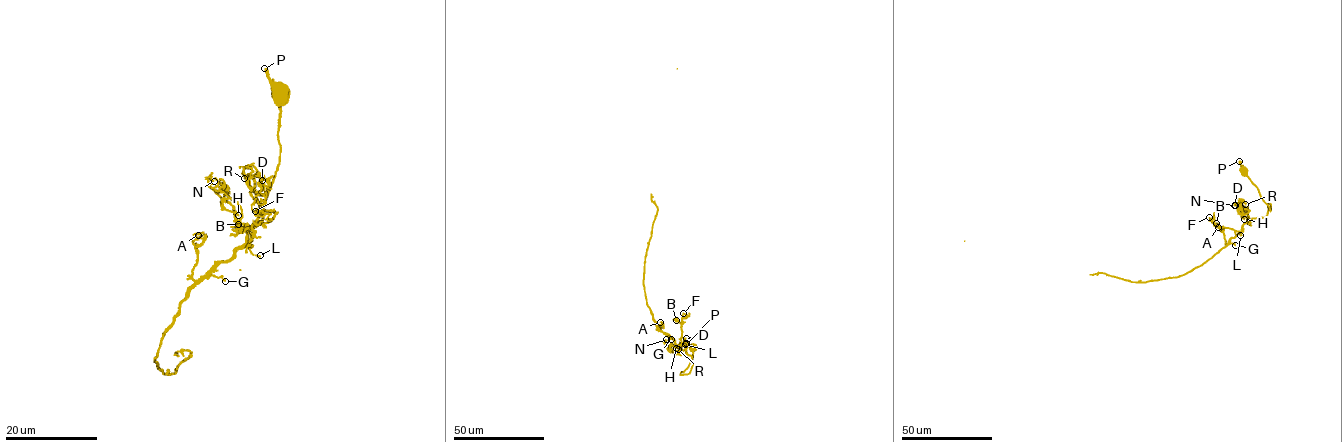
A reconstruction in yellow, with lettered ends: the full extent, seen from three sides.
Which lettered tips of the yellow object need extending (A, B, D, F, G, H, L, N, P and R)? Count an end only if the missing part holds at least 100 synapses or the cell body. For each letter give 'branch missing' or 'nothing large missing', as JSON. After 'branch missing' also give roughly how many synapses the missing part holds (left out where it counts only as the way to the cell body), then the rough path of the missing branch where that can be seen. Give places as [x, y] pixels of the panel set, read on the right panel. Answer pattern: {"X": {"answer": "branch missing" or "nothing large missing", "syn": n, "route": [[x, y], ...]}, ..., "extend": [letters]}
{"A": {"answer": "nothing large missing"}, "B": {"answer": "nothing large missing"}, "D": {"answer": "nothing large missing"}, "F": {"answer": "nothing large missing"}, "G": {"answer": "nothing large missing"}, "H": {"answer": "nothing large missing"}, "L": {"answer": "nothing large missing"}, "N": {"answer": "nothing large missing"}, "P": {"answer": "nothing large missing"}, "R": {"answer": "nothing large missing"}, "extend": []}

